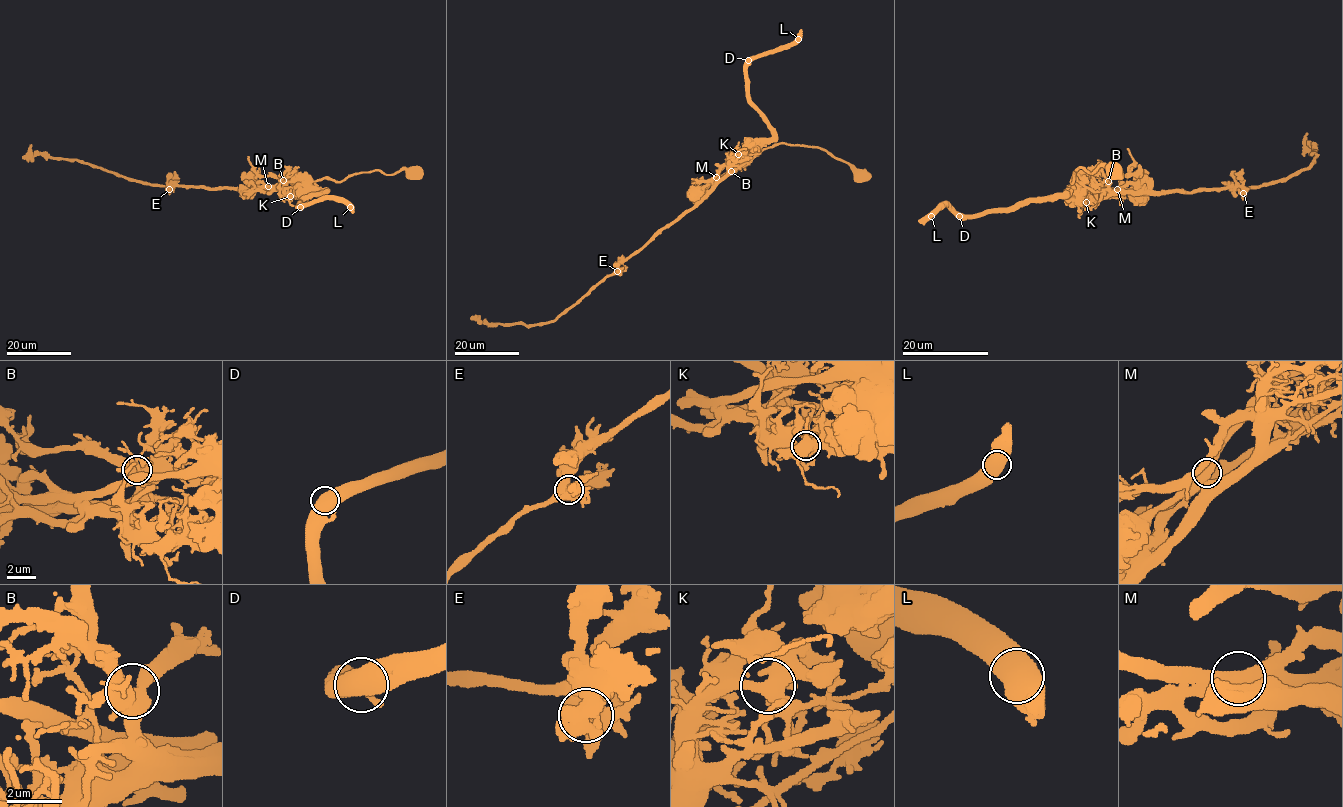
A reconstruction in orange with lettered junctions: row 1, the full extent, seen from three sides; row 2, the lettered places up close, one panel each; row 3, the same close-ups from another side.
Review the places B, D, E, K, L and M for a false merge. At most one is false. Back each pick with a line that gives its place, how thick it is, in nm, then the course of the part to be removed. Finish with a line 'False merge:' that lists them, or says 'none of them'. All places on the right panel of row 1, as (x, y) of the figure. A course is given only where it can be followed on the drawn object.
M: Place: (1117, 189). Thickness 500 nm. Course of the part to remove: (1117, 189), (1161, 193), (1253, 188), (1283, 181), (1308, 167), (1316, 155), (1313, 146), (1305, 150)
False merge: M

